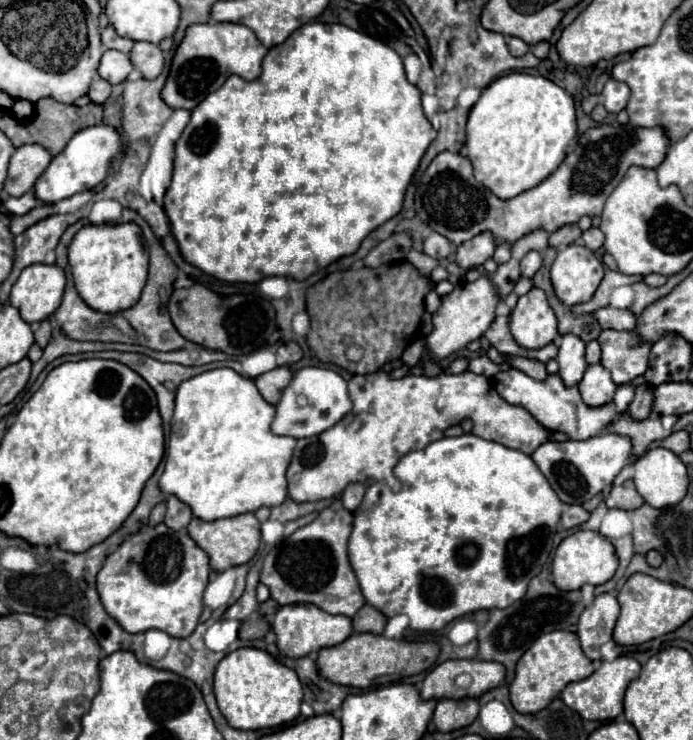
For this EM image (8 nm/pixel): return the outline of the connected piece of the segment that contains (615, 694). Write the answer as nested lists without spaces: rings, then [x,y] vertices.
[[[619,656],[613,662],[601,662],[601,666],[589,678],[567,684],[565,690],[561,692],[561,698],[573,712],[577,712],[585,720],[599,720],[599,722],[615,720],[623,712],[625,690],[629,682],[639,676],[639,670],[641,670],[639,662],[629,656]]]

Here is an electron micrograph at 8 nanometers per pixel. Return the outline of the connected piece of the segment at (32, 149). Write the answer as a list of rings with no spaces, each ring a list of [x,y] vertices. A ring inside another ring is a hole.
[[[39,144],[17,148],[9,160],[9,174],[3,190],[13,198],[27,194],[35,186],[41,172],[45,172],[49,162],[49,152],[45,152],[45,148],[41,148]]]

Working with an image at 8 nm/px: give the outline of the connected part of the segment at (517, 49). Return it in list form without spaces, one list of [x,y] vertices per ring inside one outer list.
[[[507,38],[507,46],[509,46],[509,52],[513,54],[513,56],[523,56],[523,54],[527,54],[529,52],[529,46],[521,40],[521,38]]]

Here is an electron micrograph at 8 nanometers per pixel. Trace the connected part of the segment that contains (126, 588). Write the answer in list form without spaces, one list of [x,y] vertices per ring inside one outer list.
[[[159,524],[151,530],[141,530],[129,536],[113,554],[107,556],[103,568],[97,574],[97,592],[101,596],[103,608],[111,618],[115,618],[121,628],[131,634],[147,630],[163,630],[173,638],[187,638],[199,624],[203,612],[203,590],[209,582],[209,558],[193,542],[187,530],[171,530],[165,524]]]

